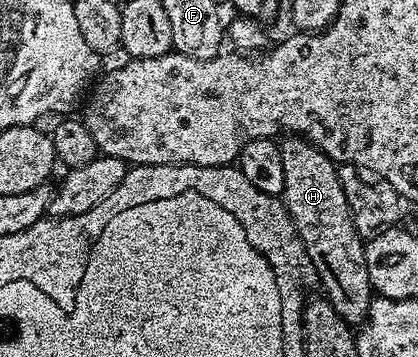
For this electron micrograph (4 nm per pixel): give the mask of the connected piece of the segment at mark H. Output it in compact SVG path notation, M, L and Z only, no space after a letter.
M287 137L279 143L281 162L285 164L285 189L281 196L287 205L287 212L303 243L305 253L309 257L314 274L319 274L319 283L323 286L322 294L337 309L337 313L346 323L362 325L367 319L369 305L373 298L369 269L365 269L365 239L355 228L355 222L349 209L349 201L345 201L345 189L339 180L339 168L323 151L317 150L313 144L302 137Z

